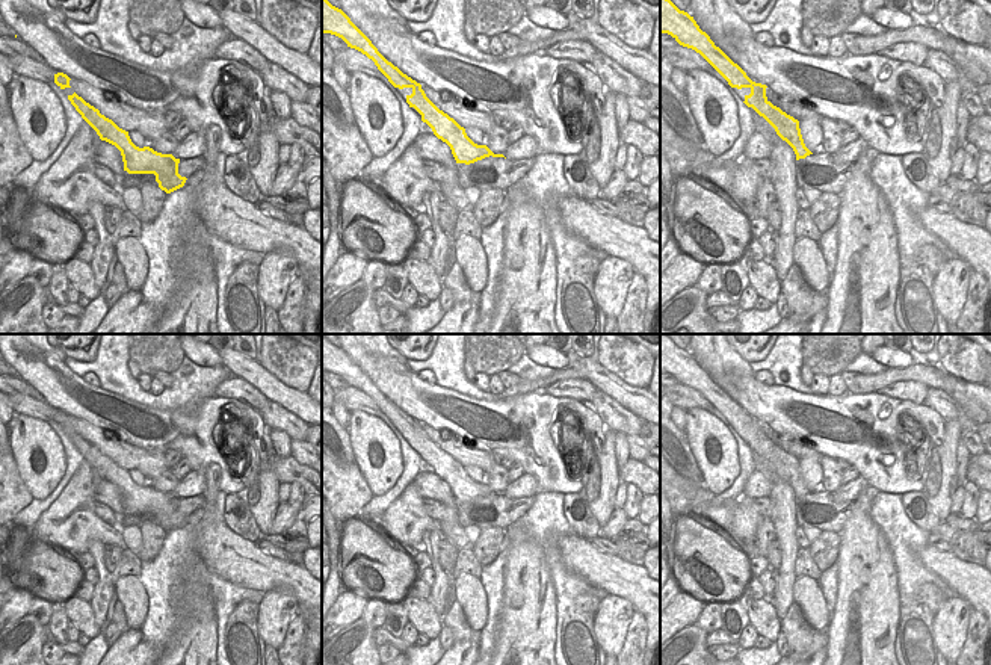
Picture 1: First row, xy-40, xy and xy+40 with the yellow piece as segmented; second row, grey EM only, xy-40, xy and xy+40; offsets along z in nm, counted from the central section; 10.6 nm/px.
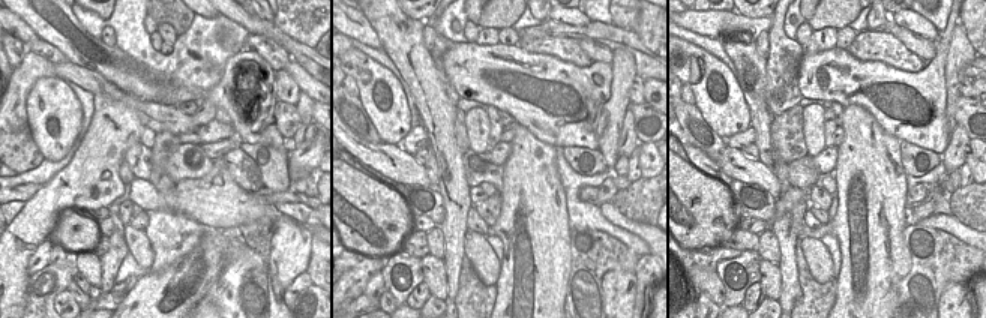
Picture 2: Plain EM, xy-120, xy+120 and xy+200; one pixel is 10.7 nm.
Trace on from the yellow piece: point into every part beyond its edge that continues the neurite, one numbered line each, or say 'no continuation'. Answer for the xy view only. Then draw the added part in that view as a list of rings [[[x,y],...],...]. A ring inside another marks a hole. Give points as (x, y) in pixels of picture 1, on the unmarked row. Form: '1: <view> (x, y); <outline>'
no continuation

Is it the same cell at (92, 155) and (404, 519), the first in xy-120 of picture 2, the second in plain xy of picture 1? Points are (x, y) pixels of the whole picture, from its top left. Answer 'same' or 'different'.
same

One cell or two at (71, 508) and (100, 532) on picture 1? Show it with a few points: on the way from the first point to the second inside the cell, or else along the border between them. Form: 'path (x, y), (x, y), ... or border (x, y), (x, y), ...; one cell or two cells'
path (82, 502), (89, 505), (89, 522); one cell

